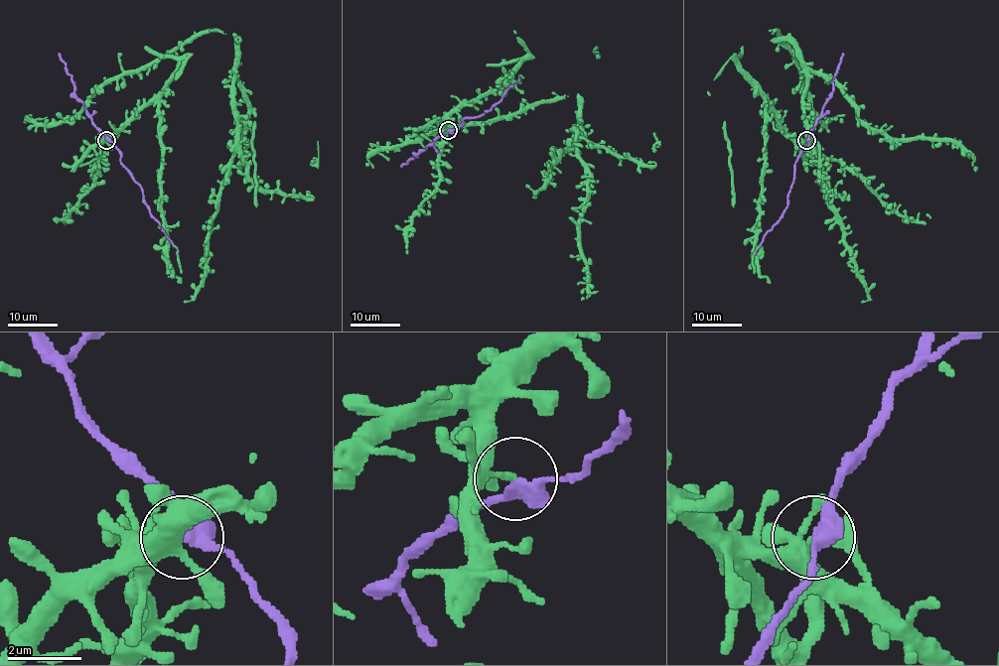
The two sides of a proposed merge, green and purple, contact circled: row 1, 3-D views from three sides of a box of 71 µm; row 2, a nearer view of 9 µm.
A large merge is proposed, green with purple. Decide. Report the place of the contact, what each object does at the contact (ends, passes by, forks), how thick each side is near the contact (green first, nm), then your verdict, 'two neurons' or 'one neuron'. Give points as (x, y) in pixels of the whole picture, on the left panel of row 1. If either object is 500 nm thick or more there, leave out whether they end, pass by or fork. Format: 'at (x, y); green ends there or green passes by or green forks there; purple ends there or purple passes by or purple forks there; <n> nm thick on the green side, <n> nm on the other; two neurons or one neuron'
at (106, 140); green ends there; purple passes by; 150 nm thick on the green side, 420 nm on the other; one neuron

